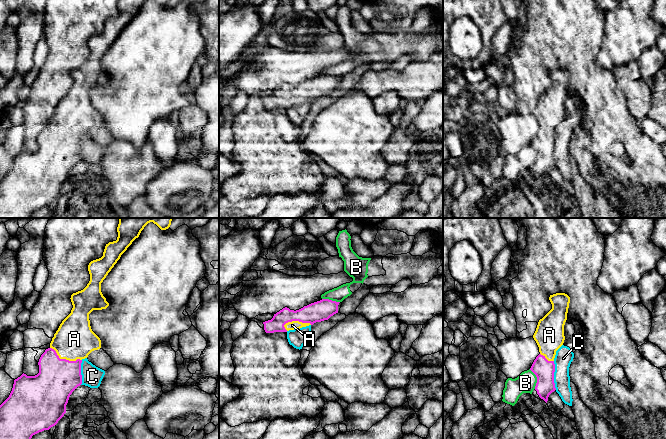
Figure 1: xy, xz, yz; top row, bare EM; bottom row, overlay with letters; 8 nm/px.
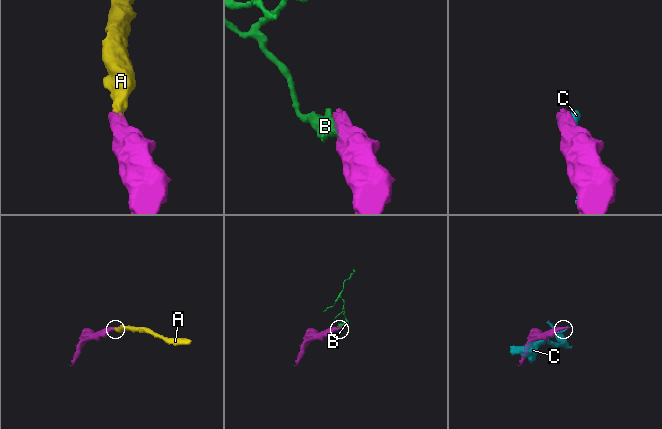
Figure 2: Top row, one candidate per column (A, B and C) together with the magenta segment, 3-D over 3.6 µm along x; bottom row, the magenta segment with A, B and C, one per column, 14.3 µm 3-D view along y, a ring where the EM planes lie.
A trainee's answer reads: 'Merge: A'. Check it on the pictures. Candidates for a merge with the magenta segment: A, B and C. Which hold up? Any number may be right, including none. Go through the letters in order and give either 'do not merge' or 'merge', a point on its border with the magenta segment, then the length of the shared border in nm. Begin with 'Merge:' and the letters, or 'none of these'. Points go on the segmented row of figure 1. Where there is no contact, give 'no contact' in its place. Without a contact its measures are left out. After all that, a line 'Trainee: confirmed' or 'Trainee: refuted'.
Merge: A
A: merge; contact xy (65, 359); length 280 nm
B: do not merge; contact yz (537, 379); length 170 nm
C: do not merge; contact yz (553, 375); length 240 nm
Trainee: confirmed

